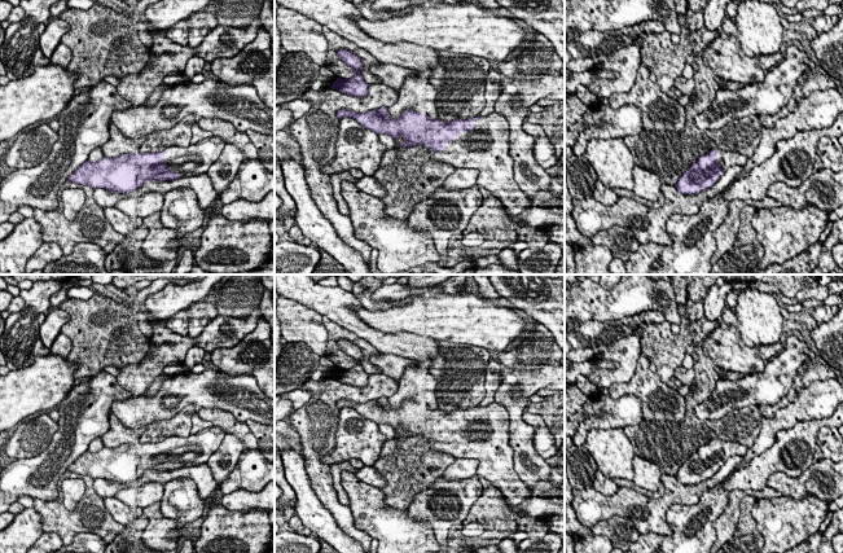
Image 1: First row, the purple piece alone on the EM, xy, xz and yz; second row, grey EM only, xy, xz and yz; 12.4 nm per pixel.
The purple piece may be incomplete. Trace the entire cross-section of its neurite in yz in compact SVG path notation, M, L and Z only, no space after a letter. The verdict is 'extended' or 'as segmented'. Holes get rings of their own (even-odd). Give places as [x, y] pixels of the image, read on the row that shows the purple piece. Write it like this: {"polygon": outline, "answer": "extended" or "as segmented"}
{"polygon": "M712 149L701 155L680 177L675 185L682 194L699 194L714 186L730 166L745 166L747 157L737 152Z", "answer": "extended"}

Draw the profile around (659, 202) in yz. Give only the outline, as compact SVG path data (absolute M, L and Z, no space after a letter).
M615 188L614 192L616 193L618 197L628 197L628 198L632 198L633 201L636 201L638 203L644 203L644 205L653 207L653 209L659 209L664 205L664 197L663 197L662 192L660 192L660 194L655 202L646 201L646 199L636 196L633 193L633 190Z

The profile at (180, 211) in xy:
M190 188L172 189L163 198L161 223L176 232L176 237L168 242L170 247L175 247L183 236L201 228L206 212L199 207L197 196Z

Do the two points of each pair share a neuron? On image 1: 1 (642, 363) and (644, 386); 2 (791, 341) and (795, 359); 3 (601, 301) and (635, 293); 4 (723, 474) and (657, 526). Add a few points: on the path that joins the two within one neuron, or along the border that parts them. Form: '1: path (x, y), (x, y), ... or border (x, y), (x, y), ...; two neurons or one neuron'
1: path (642, 368), (644, 381); one neuron
2: path (793, 345), (794, 355); one neuron
3: path (609, 301), (623, 301), (627, 298); one neuron
4: path (702, 486), (680, 487), (662, 505); one neuron

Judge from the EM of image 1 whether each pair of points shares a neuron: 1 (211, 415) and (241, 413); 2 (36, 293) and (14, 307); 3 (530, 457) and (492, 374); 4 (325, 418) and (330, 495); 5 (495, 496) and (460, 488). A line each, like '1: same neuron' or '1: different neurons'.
1: different neurons
2: different neurons
3: different neurons
4: same neuron
5: different neurons

